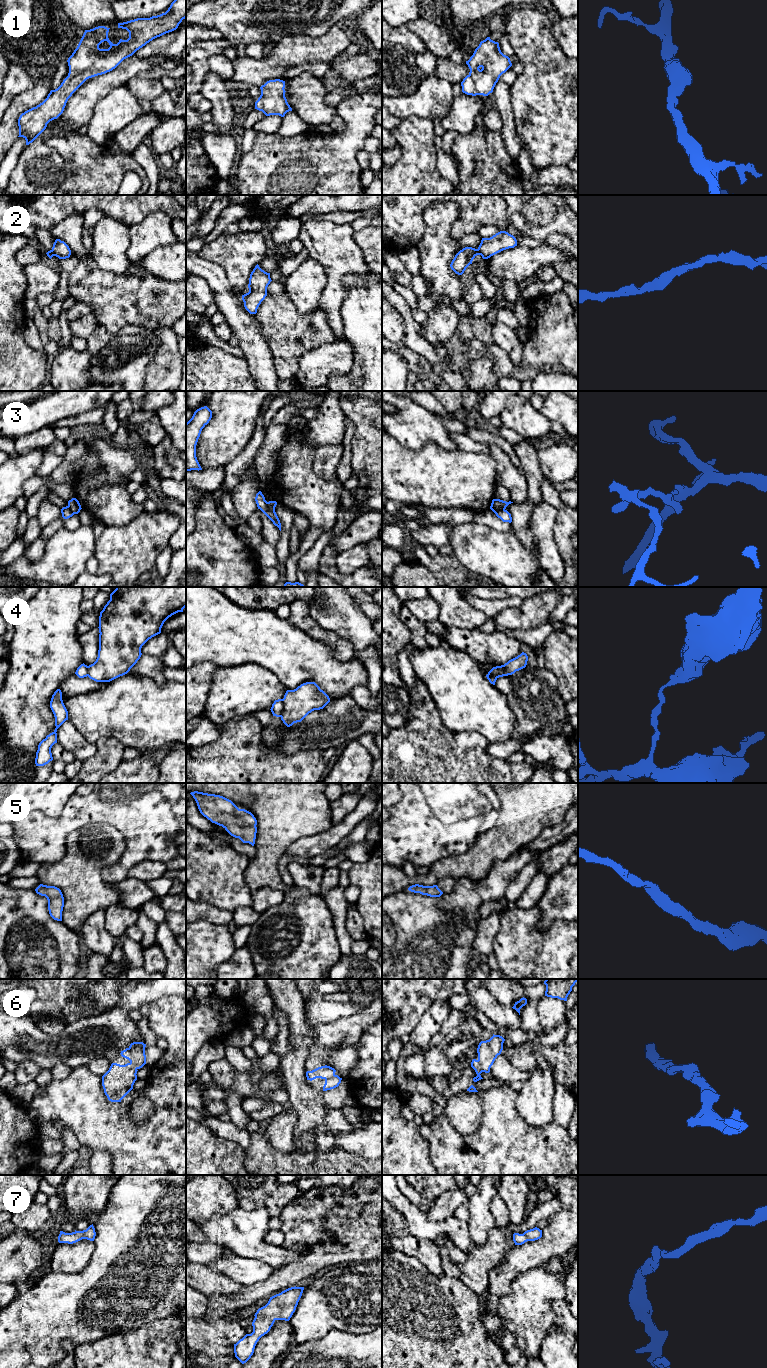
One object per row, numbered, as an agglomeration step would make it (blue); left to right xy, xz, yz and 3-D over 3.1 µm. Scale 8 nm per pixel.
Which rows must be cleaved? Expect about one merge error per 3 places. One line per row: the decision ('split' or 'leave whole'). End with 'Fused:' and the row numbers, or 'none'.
1: leave whole
2: leave whole
3: split
4: split
5: leave whole
6: leave whole
7: leave whole
Fused: 3, 4

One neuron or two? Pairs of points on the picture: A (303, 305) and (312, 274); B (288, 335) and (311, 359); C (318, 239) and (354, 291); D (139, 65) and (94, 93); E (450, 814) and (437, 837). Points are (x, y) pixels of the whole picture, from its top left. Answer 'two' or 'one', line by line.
A: one
B: two
C: two
D: one
E: two

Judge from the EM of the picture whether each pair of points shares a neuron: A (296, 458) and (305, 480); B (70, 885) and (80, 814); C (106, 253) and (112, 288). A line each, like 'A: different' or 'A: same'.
A: same
B: different
C: different

